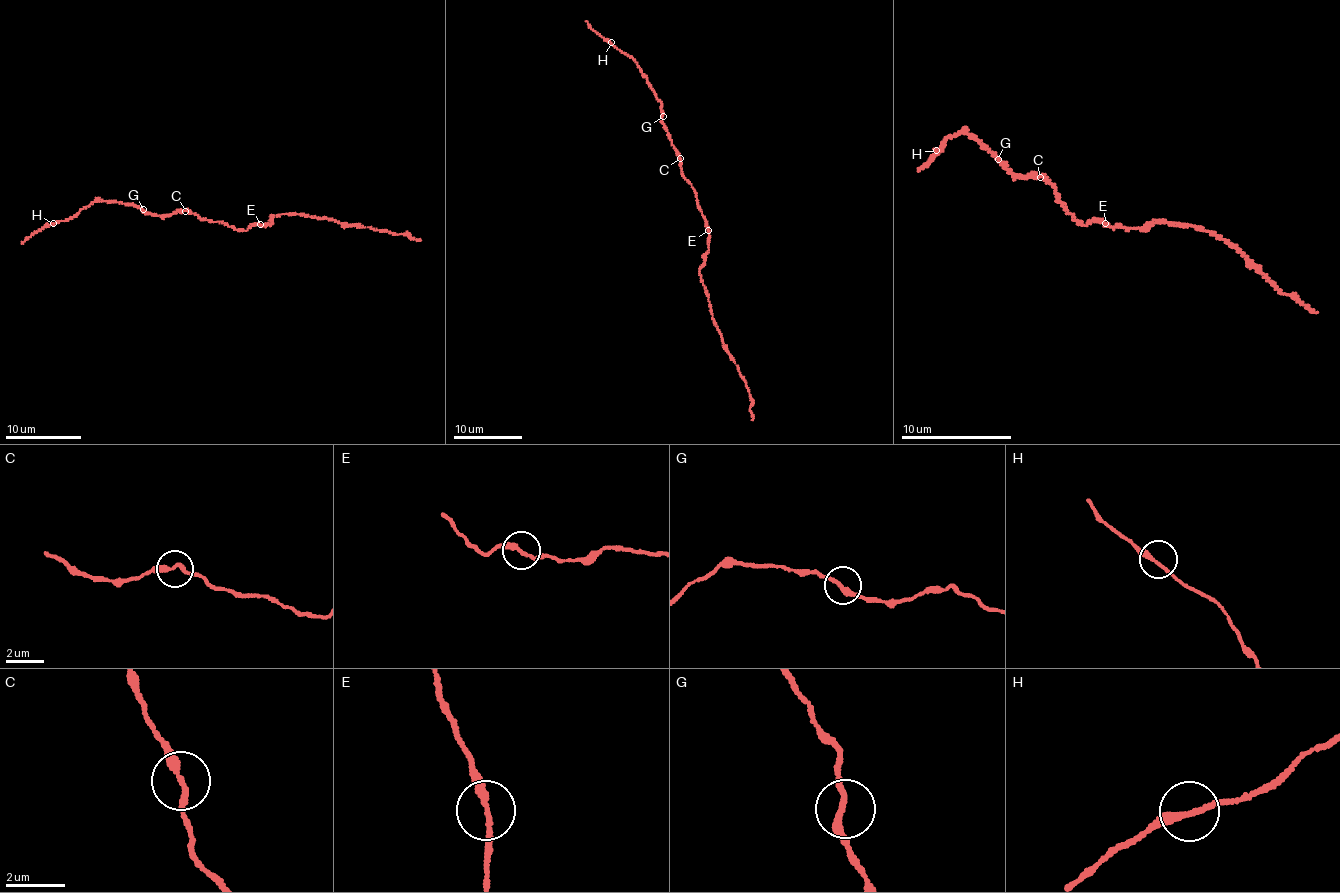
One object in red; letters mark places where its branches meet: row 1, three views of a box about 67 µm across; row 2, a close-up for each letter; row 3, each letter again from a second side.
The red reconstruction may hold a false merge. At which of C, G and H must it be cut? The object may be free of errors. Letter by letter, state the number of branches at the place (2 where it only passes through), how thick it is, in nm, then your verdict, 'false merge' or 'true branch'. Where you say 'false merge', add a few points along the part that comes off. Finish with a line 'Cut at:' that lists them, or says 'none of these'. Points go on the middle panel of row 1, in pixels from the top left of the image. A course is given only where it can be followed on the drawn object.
C: 2 | 240 nm | true branch
G: 2 | 240 nm | true branch
H: 2 | 240 nm | true branch
Cut at: none of these

